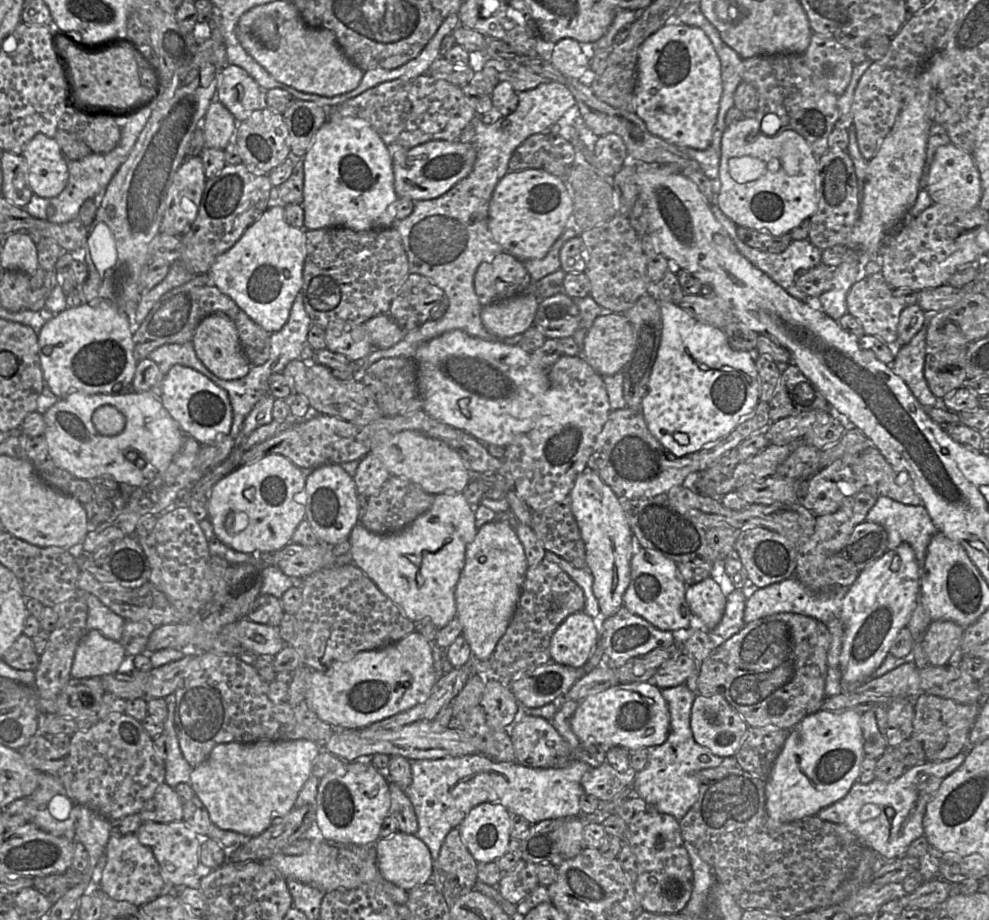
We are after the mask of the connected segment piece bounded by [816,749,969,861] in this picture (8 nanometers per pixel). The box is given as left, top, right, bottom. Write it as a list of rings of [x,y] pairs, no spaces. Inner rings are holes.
[[[966,749],[949,760],[910,767],[891,782],[875,779],[863,784],[856,781],[845,797],[816,815],[823,821],[843,825],[866,847],[886,861],[893,861],[904,856],[910,844],[924,835],[923,819],[927,803],[937,794],[943,780],[962,765],[968,753],[969,749]]]

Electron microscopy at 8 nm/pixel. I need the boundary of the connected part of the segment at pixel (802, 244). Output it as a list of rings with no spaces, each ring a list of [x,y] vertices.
[[[718,205],[711,206],[711,210],[716,219],[721,223],[730,238],[733,240],[739,252],[746,257],[755,267],[766,273],[775,283],[781,286],[789,295],[803,302],[809,302],[807,295],[799,290],[795,284],[797,277],[801,276],[803,272],[819,265],[821,262],[822,250],[815,246],[809,239],[794,240],[781,253],[769,253],[759,249],[750,247],[737,235],[737,226],[728,218],[720,209]]]

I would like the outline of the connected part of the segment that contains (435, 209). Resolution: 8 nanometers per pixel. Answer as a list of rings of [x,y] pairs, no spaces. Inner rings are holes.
[[[547,81],[539,86],[518,92],[517,109],[487,125],[476,118],[471,121],[476,127],[473,147],[477,152],[471,173],[441,196],[415,201],[412,213],[396,221],[408,258],[410,273],[420,274],[441,288],[449,302],[449,308],[439,320],[428,320],[422,326],[409,330],[404,338],[388,349],[372,349],[370,354],[357,364],[357,375],[375,362],[384,358],[414,358],[416,350],[424,343],[452,330],[462,330],[473,337],[487,341],[501,341],[516,345],[522,335],[499,338],[489,333],[481,321],[482,305],[474,290],[474,275],[482,262],[504,253],[489,230],[489,206],[498,182],[509,172],[509,161],[518,146],[529,136],[548,131],[564,113],[576,104],[570,89],[557,81]]]

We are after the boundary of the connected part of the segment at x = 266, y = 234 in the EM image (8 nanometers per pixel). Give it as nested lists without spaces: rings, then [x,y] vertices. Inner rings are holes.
[[[271,203],[209,269],[216,287],[268,333],[280,331],[287,323],[294,300],[303,288],[305,230],[286,222],[284,204]]]

